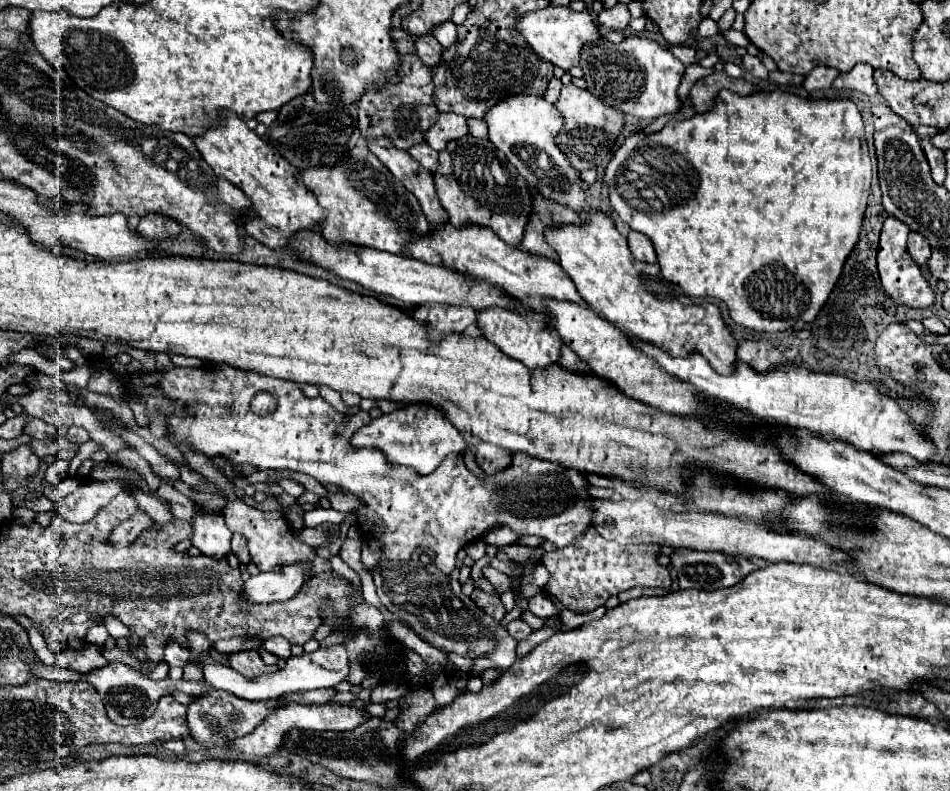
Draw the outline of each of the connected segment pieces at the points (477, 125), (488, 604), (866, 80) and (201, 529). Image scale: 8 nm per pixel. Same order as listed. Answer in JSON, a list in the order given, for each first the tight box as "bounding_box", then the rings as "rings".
[{"bounding_box":[468,120,488,140],"rings":[[[468,120],[468,124],[470,124],[470,134],[474,138],[482,138],[482,140],[488,138],[488,128],[486,128],[486,122],[484,120],[476,120],[476,122]]]},{"bounding_box":[472,590,506,620],"rings":[[[474,590],[474,592],[472,592],[472,600],[474,600],[488,616],[492,616],[492,618],[496,618],[496,620],[502,620],[504,614],[506,614],[506,608],[504,608],[498,592],[488,594],[488,592],[482,592],[482,590]]]},{"bounding_box":[834,64,878,96],"rings":[[[856,64],[850,72],[840,74],[836,78],[834,88],[838,88],[838,90],[856,90],[856,92],[862,92],[862,94],[868,94],[868,96],[876,96],[878,90],[876,90],[876,82],[872,78],[872,72],[874,72],[872,66]]]},{"bounding_box":[192,512,232,560],"rings":[[[196,512],[194,514],[194,536],[192,544],[206,556],[222,560],[230,552],[232,532],[224,526],[224,518],[218,512]]]}]

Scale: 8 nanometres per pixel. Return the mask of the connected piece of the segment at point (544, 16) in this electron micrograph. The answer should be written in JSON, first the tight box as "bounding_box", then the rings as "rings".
{"bounding_box":[518,4,602,72],"rings":[[[550,4],[544,10],[536,10],[532,14],[526,14],[524,20],[518,22],[520,34],[524,34],[526,42],[544,58],[546,62],[560,66],[564,72],[568,72],[572,66],[578,66],[580,62],[580,52],[586,44],[594,44],[602,40],[602,34],[596,30],[592,24],[592,18],[588,12],[574,12],[564,6],[554,6]]]}

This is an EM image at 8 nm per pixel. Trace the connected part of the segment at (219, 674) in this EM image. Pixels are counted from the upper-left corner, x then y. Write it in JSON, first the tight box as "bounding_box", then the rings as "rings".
{"bounding_box":[202,644,348,700],"rings":[[[338,644],[338,646],[330,646],[328,650],[316,650],[312,654],[291,655],[286,660],[286,666],[274,674],[266,674],[254,680],[244,678],[242,674],[238,674],[236,670],[222,666],[218,662],[212,662],[210,654],[202,654],[202,664],[204,664],[204,680],[208,684],[212,684],[218,690],[226,690],[232,692],[240,698],[246,700],[270,700],[270,698],[278,698],[282,694],[288,692],[298,692],[298,690],[312,690],[312,688],[332,688],[336,684],[340,684],[342,680],[346,680],[348,676],[348,654],[346,650]]]}

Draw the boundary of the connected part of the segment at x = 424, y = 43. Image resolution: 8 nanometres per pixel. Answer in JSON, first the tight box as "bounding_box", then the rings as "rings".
{"bounding_box":[416,36,444,68],"rings":[[[434,36],[432,38],[416,38],[416,54],[426,66],[430,66],[430,68],[438,66],[442,60],[442,52],[444,52],[444,48],[438,44],[438,40]]]}

